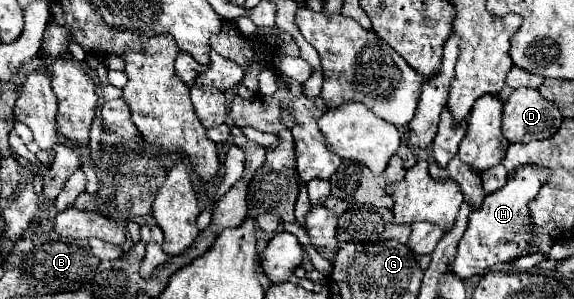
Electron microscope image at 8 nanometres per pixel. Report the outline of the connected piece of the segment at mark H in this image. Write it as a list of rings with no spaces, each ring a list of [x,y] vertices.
[[[524,165],[518,167],[514,177],[508,177],[508,183],[486,195],[482,205],[478,209],[472,209],[470,219],[468,219],[468,229],[464,233],[464,237],[460,239],[458,245],[458,255],[454,259],[454,263],[450,263],[450,269],[454,273],[458,273],[462,279],[468,279],[472,275],[482,275],[486,273],[490,267],[500,265],[500,263],[508,263],[520,255],[524,255],[526,249],[530,249],[532,245],[528,243],[532,239],[532,219],[530,219],[530,209],[528,203],[536,199],[540,187],[548,181],[550,177],[550,169],[548,167],[538,167],[538,165]]]

